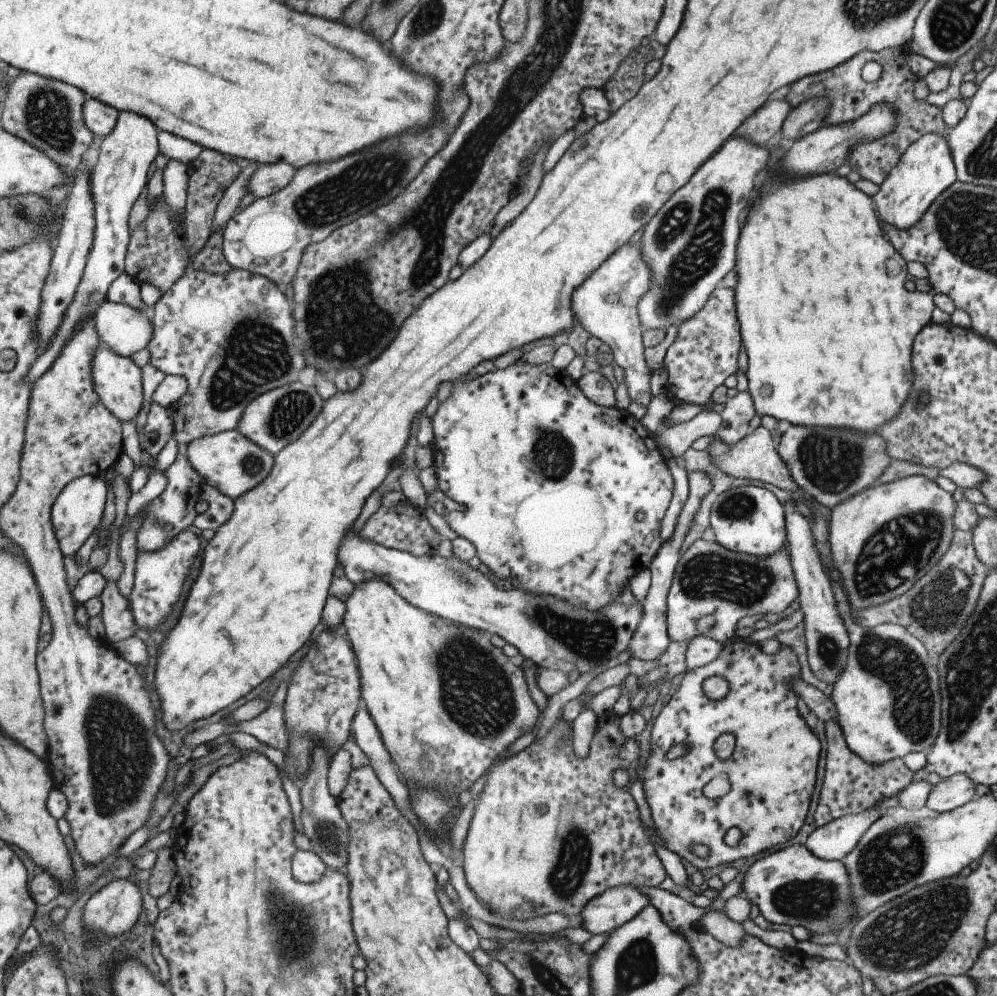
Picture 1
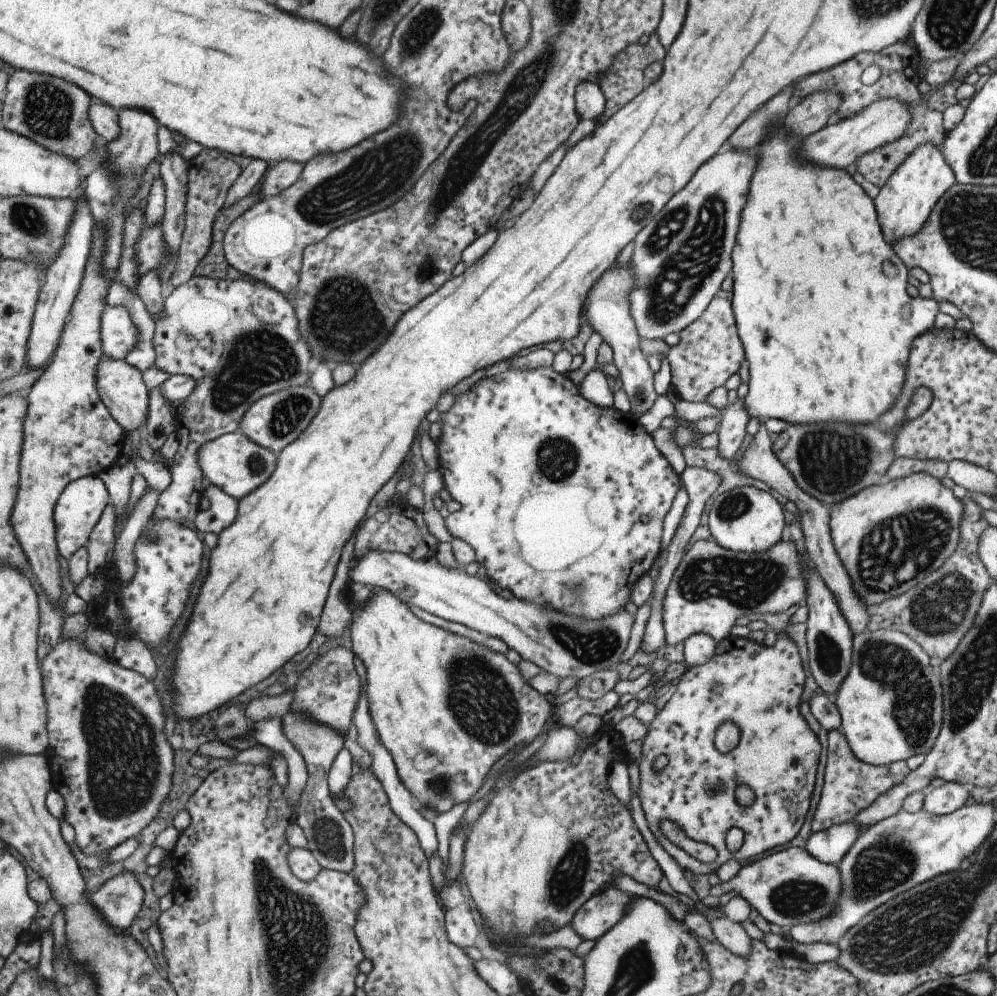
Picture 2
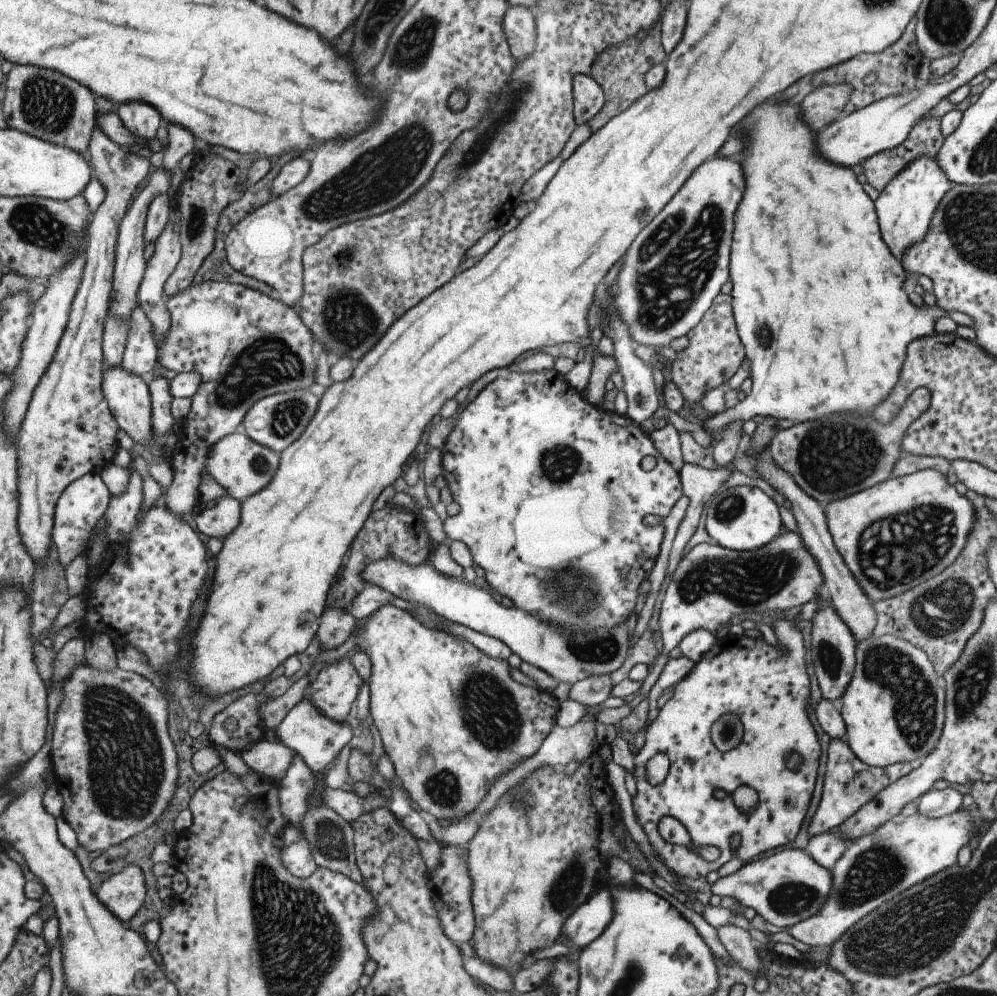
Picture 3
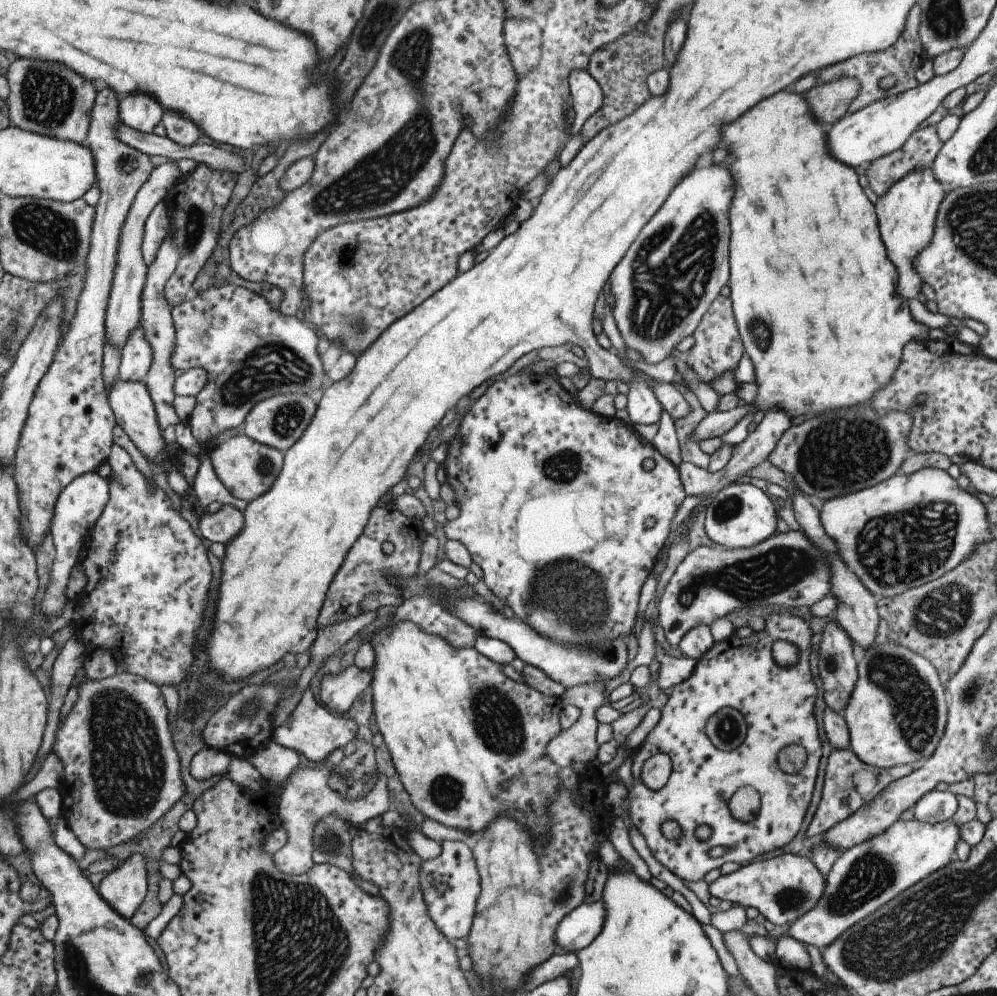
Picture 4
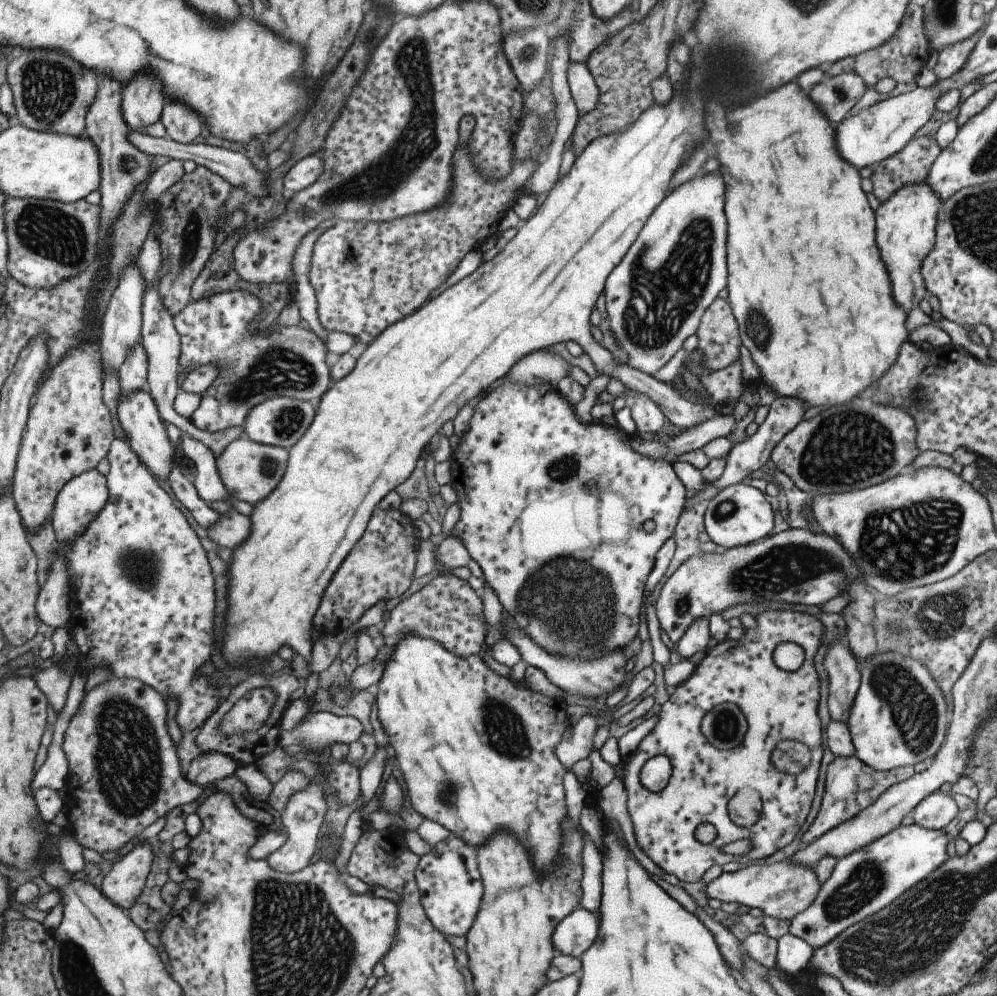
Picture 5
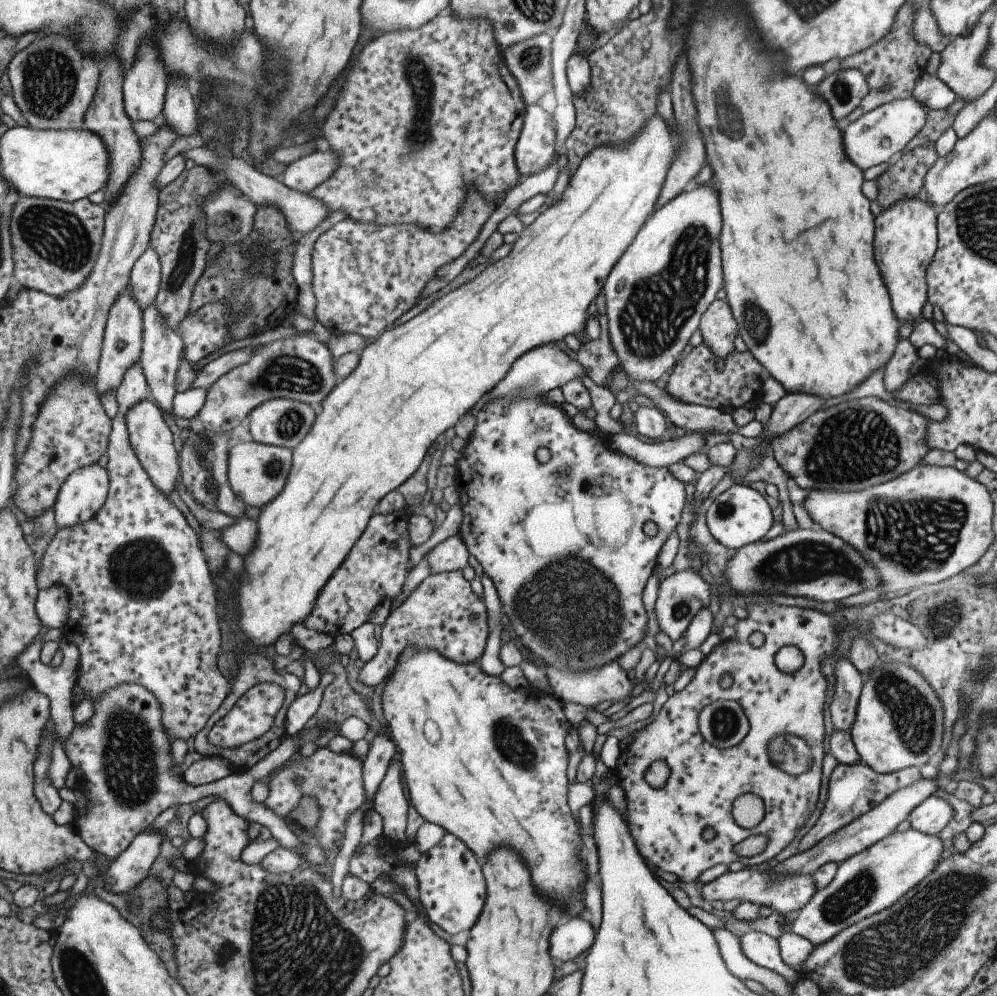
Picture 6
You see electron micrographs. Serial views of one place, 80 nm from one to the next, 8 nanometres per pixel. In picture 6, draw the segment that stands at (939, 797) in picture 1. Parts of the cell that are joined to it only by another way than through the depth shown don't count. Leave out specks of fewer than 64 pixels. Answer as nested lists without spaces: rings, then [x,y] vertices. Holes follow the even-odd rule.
[[[929,796],[911,809],[905,822],[913,830],[924,835],[935,836],[945,828],[951,815],[952,808],[947,801]]]

